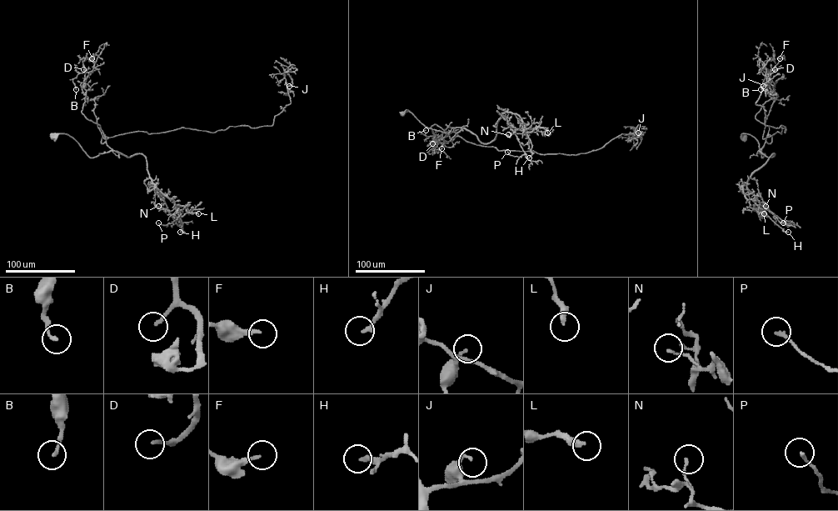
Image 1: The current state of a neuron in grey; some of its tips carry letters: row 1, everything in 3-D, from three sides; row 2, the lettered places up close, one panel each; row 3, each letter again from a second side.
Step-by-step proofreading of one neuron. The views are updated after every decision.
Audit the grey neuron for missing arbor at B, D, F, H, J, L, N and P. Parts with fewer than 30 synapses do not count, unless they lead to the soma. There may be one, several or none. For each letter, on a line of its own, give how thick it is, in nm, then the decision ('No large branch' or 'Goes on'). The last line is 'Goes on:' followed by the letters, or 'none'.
B: Thickness 160 nm. No large branch
D: Thickness 160 nm. Goes on
F: Thickness 240 nm. No large branch
H: Thickness 200 nm. Goes on
J: Thickness 130 nm. No large branch
L: Thickness 320 nm. No large branch
N: Thickness 130 nm. No large branch
P: Thickness 170 nm. No large branch
Goes on: D, H

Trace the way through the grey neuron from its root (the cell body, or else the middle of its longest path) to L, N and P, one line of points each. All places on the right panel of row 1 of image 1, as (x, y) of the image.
L: (744, 136), (757, 141), (761, 157), (758, 151), (774, 153), (743, 186), (764, 213)
N: (744, 136), (757, 141), (761, 157), (765, 154), (758, 151), (768, 157), (774, 153), (746, 183), (765, 206)
P: (744, 136), (757, 141), (761, 157), (758, 151), (774, 153), (746, 185), (788, 223), (783, 222)

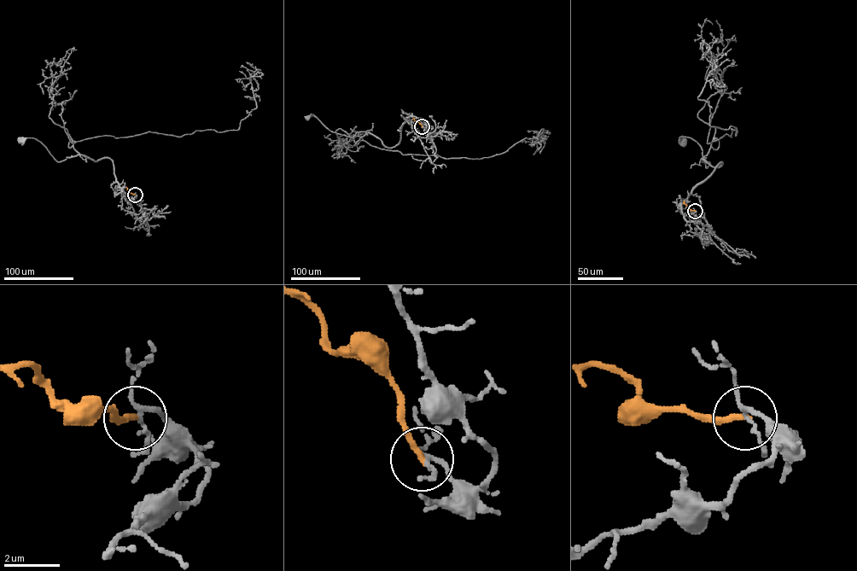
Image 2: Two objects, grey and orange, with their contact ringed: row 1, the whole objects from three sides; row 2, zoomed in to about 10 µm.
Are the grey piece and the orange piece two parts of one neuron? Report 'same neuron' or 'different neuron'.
different neuron

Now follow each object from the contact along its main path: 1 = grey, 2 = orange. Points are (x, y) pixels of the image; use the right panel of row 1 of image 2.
1: (694, 211), (685, 216), (681, 204), (722, 162), (713, 167), (702, 159), (706, 167), (700, 145), (684, 140)
2: (694, 211), (689, 208), (684, 201)

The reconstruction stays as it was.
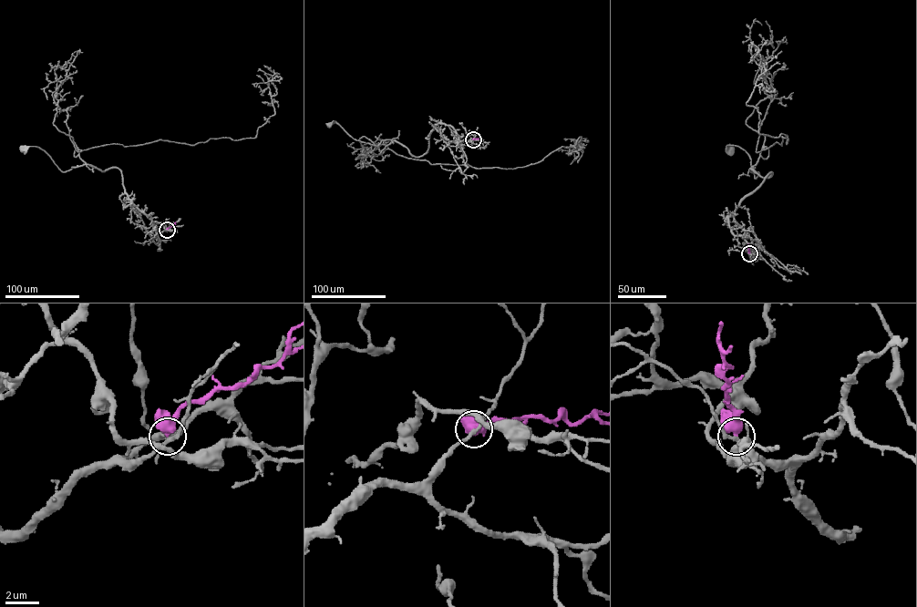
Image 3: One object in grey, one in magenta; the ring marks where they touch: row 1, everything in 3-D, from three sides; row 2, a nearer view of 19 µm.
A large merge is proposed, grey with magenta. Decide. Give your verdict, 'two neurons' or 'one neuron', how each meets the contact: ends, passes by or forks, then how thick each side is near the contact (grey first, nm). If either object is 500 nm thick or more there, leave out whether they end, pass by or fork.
one neuron | 200/550 nm

